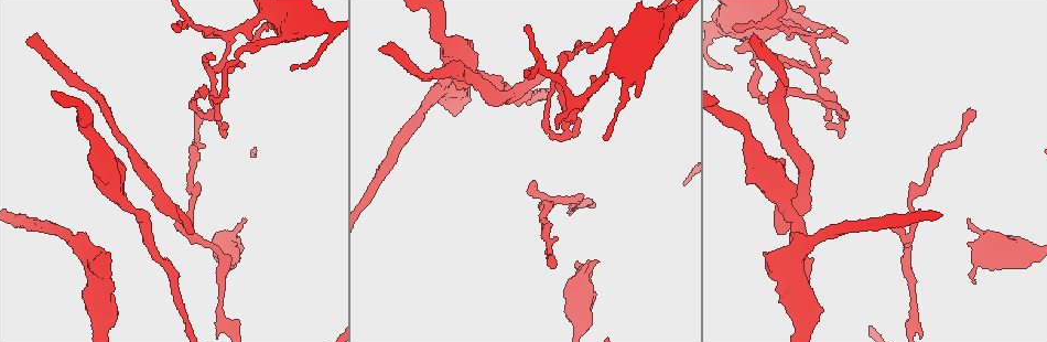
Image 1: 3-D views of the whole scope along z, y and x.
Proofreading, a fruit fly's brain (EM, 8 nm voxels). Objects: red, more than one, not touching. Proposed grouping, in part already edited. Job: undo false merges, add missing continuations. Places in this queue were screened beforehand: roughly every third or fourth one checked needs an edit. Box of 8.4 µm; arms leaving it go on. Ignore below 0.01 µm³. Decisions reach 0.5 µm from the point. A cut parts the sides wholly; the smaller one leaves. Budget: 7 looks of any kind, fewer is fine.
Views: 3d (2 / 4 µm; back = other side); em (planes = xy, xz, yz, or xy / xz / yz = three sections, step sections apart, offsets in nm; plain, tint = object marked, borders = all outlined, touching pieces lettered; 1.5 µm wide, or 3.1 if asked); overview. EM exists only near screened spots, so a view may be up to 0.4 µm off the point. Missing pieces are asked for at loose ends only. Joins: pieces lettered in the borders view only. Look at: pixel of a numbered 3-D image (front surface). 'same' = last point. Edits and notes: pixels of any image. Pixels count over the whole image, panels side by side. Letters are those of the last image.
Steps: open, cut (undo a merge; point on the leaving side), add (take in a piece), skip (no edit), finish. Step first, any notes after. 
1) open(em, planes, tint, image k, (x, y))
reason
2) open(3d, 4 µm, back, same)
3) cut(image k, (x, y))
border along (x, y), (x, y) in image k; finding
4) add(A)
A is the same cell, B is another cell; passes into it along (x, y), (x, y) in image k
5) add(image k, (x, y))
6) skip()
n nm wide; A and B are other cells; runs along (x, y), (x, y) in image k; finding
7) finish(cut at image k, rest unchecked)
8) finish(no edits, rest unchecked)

open(3d, 2 µm, image 1, (195, 235))
branch point

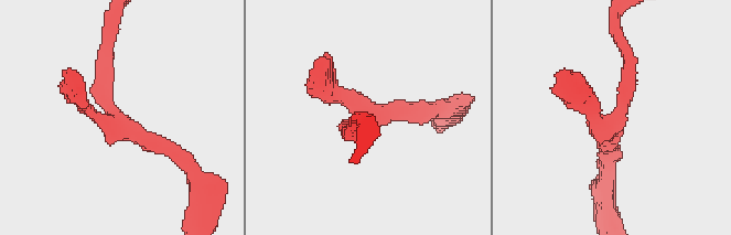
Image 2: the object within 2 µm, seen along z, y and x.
open(em, planes, borders, image 2, (610, 124))

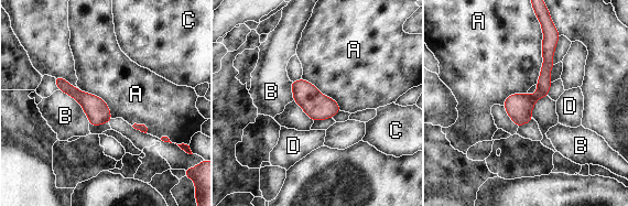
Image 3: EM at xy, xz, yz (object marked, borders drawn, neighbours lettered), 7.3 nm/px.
skip()
A touches over 400 nm; A, B, C and D are other cells; runs along (547, 43), (542, 89), (519, 122) in image 3; continuous, no second neuron

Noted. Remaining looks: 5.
open(3d, 4 µm, image 1, (586, 261))
branch stops here

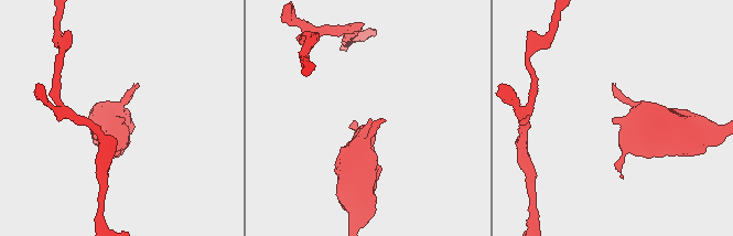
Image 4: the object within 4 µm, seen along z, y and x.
open(em, planes, plain, image 4, (612, 120))

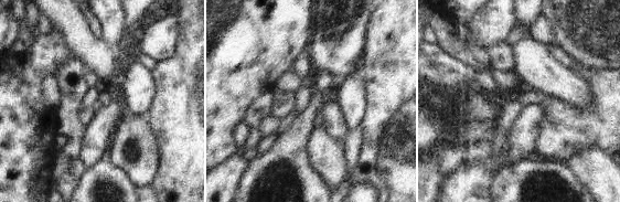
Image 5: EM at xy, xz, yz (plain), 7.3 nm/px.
open(em, planes, borders, same)

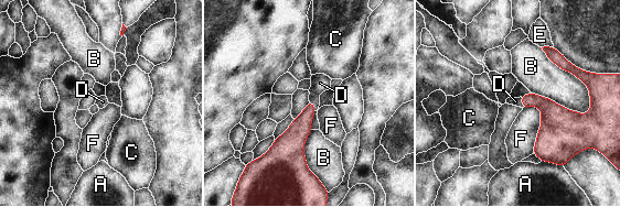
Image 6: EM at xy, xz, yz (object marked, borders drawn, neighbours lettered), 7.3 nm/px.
add(D)
B touches over 600 nm; D is the same cell, A, B, C, E and F are other cells; the neuron continues

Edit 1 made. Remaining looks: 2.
finish(add at image 6, rest unchecked)

